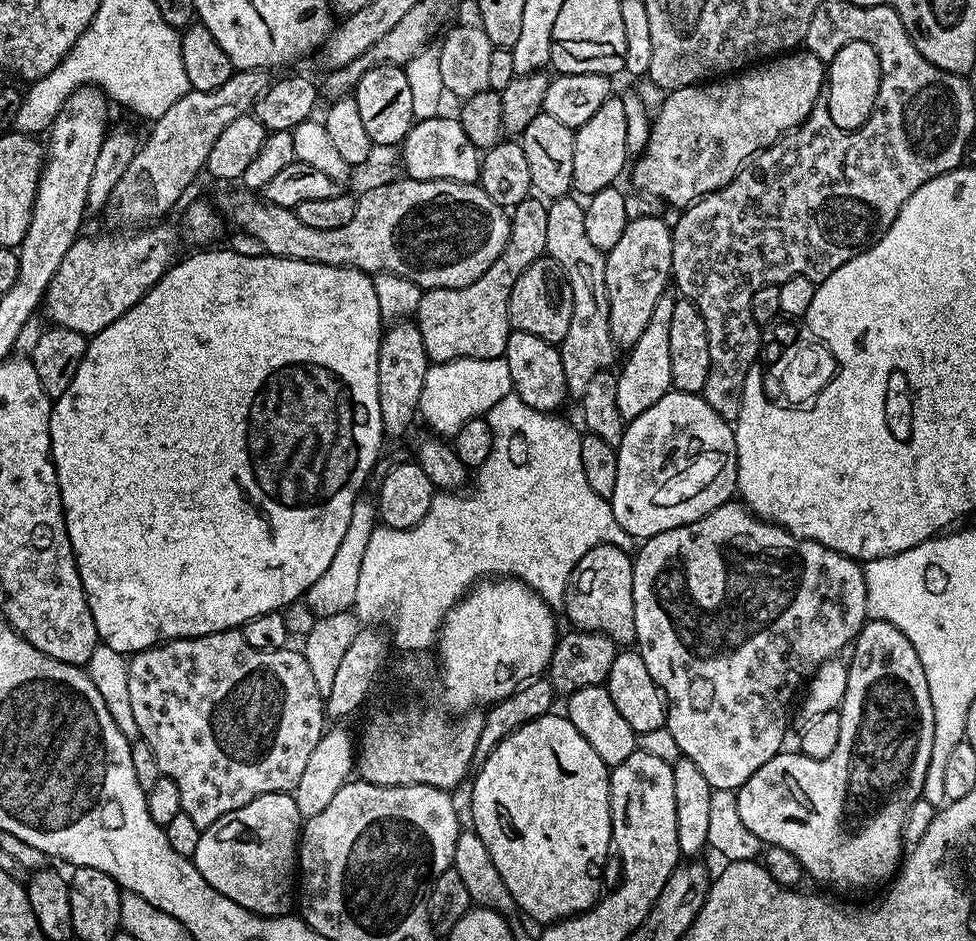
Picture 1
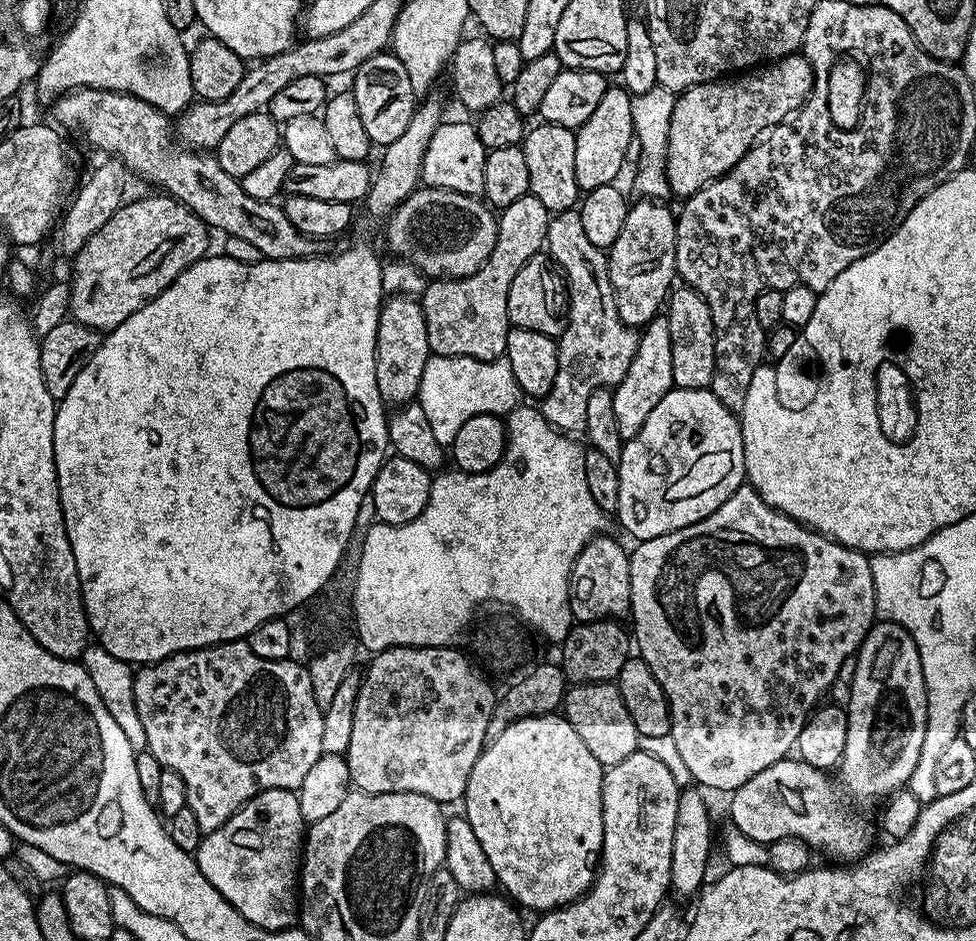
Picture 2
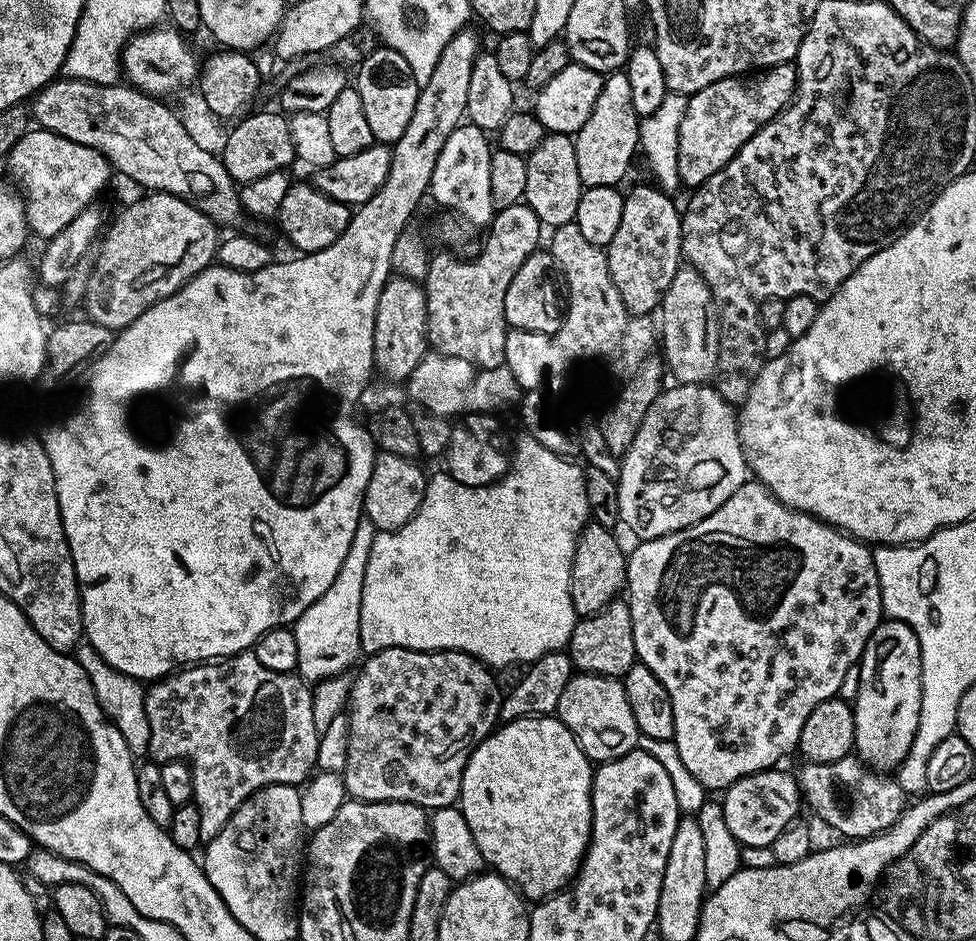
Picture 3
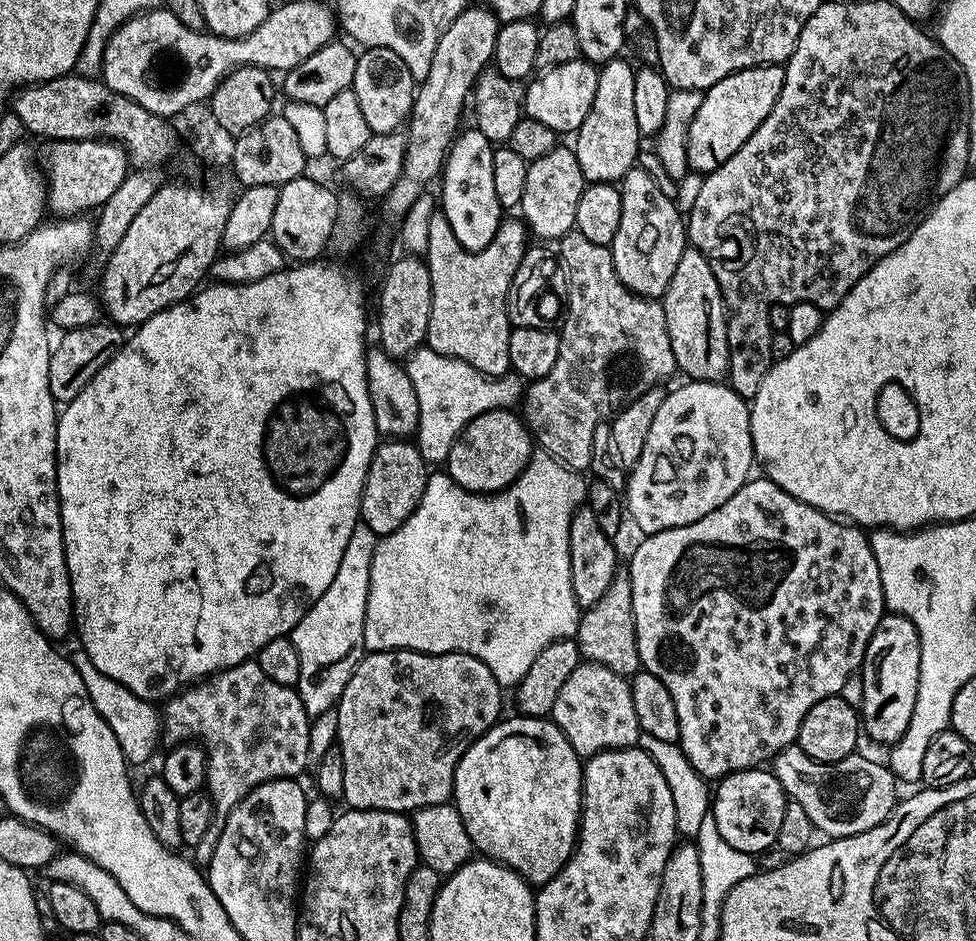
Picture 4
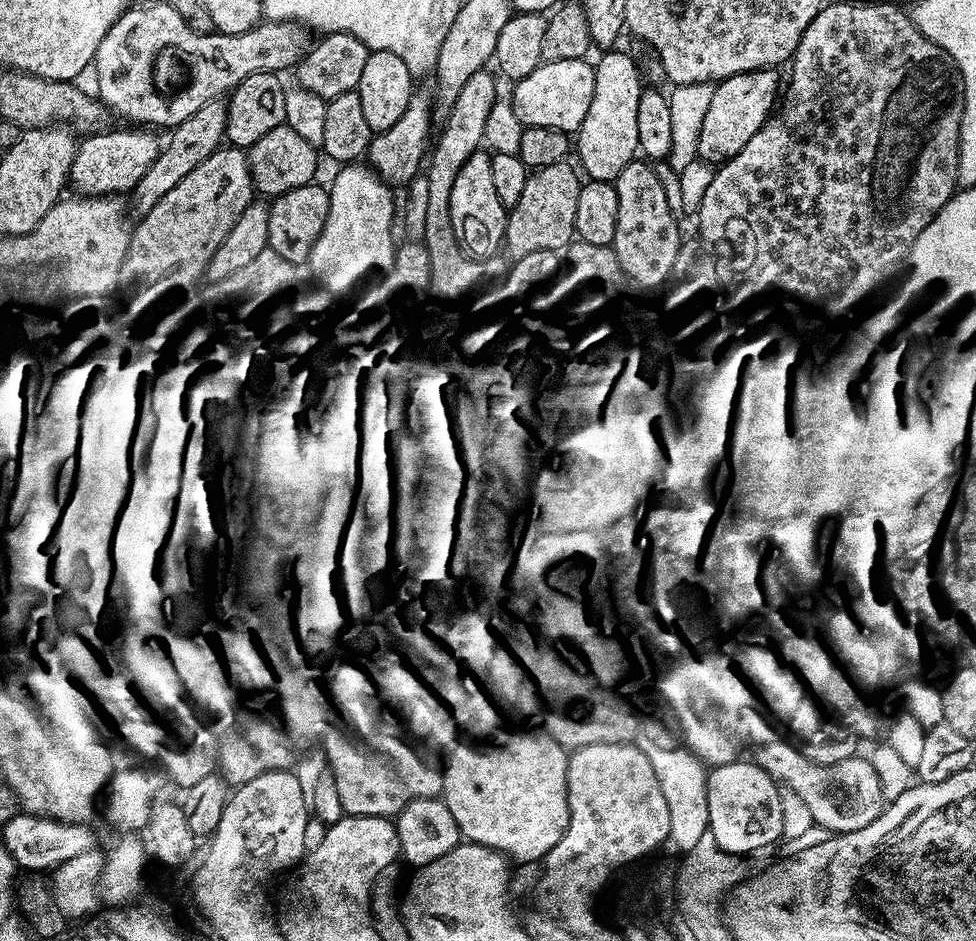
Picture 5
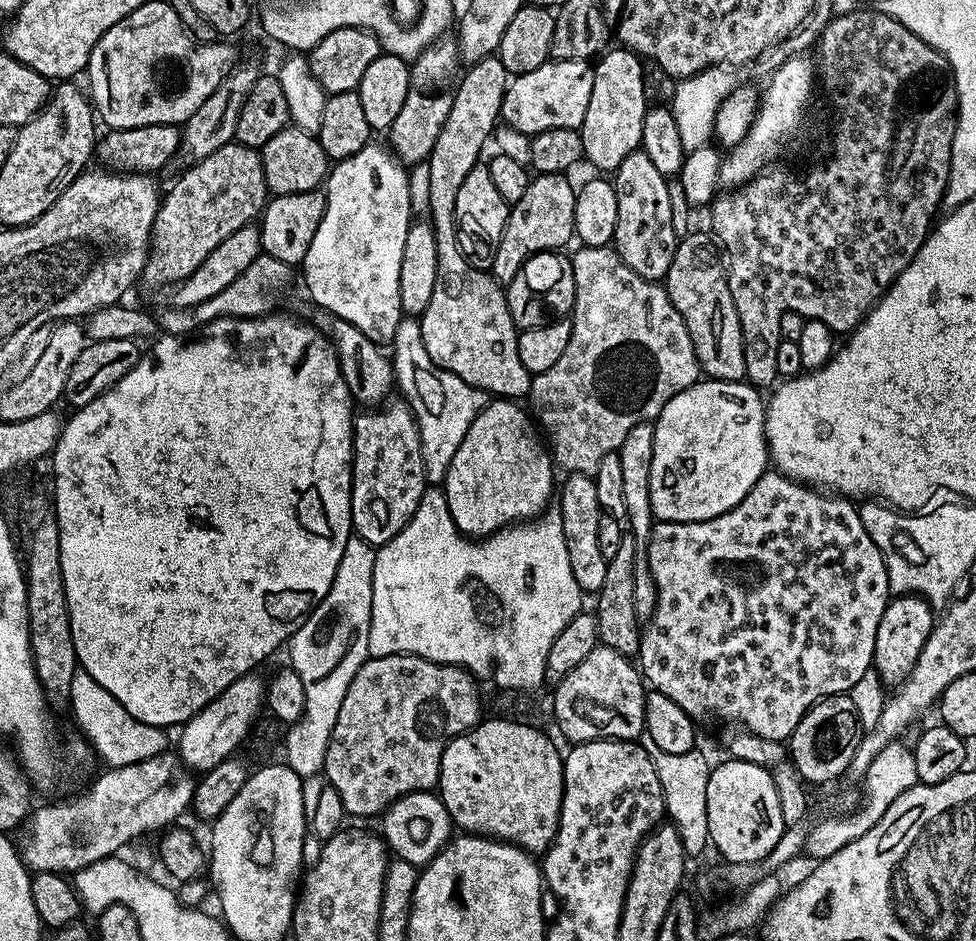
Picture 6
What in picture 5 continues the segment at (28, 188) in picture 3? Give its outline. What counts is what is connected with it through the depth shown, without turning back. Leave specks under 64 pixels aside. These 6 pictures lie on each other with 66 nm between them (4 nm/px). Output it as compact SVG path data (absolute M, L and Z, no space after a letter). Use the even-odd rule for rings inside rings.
M124 126L113 132L100 132L79 141L72 163L70 184L82 196L110 196L131 193L135 184L154 166L162 149L155 131L144 126ZM125 192L125 193L124 193Z

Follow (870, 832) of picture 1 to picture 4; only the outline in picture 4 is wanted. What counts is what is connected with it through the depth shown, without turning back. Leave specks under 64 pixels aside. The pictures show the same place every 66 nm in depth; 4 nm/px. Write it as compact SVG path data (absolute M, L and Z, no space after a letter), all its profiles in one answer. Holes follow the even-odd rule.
M885 614L878 622L870 642L866 646L866 654L862 665L860 680L860 700L858 711L862 717L862 732L876 744L891 746L901 740L910 726L910 714L914 714L914 706L918 698L918 678L920 677L920 635L911 620L899 614ZM763 767L747 768L744 772L732 772L715 785L710 800L710 815L718 822L718 830L734 850L759 854L773 847L778 838L778 826L782 826L782 814L786 795L779 780Z

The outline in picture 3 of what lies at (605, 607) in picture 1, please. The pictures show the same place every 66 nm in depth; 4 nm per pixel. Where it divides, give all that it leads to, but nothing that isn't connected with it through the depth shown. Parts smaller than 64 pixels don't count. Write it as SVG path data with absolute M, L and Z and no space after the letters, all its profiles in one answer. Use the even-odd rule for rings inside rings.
M589 522L576 539L570 578L570 598L574 602L577 617L593 616L595 612L601 612L611 600L617 599L625 591L628 562L626 552L620 549L620 544L616 541L616 534L613 529Z

